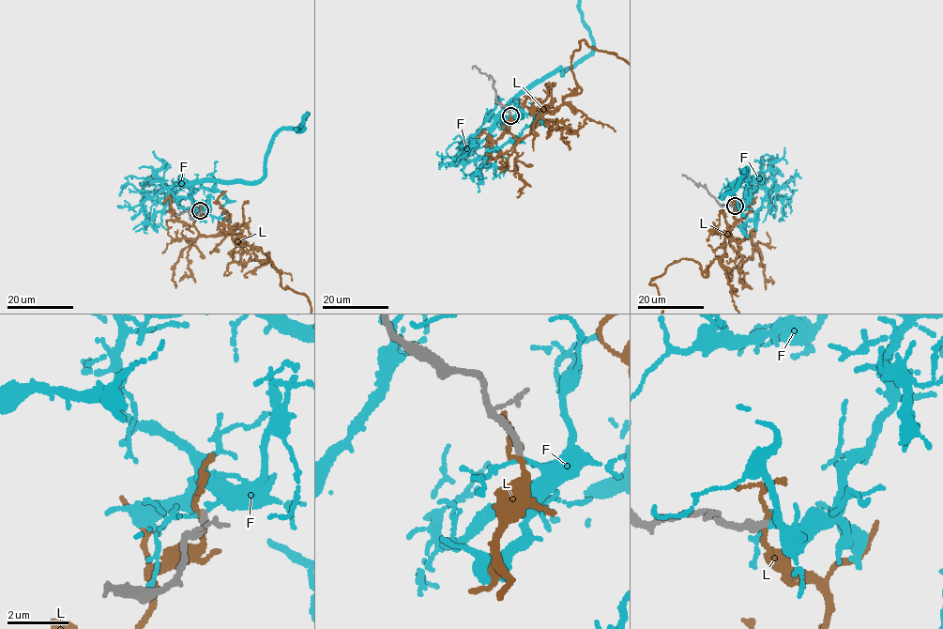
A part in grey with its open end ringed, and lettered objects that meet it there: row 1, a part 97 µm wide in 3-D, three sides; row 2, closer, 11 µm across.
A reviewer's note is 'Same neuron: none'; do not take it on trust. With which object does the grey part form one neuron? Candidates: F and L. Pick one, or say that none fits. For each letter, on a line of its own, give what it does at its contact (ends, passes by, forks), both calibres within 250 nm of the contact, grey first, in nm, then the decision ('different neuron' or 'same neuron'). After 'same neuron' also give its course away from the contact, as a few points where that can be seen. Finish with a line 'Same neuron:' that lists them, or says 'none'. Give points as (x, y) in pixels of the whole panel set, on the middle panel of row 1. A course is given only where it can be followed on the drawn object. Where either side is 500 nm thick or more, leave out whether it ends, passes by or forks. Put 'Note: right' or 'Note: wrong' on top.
Note: right
F: it passes by | 260/130 nm | different neuron
L: it passes by | 260/130 nm | different neuron
Same neuron: none

